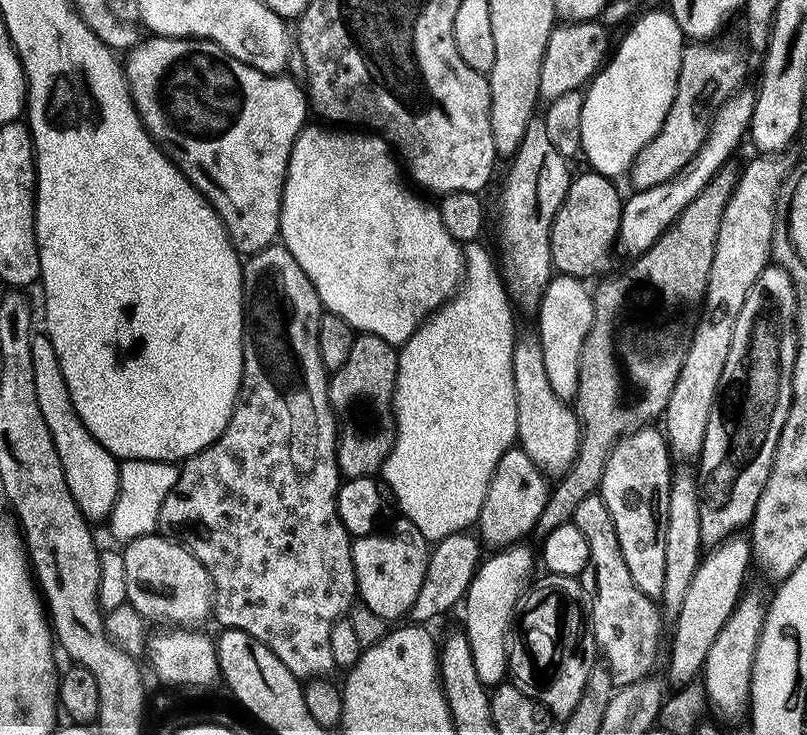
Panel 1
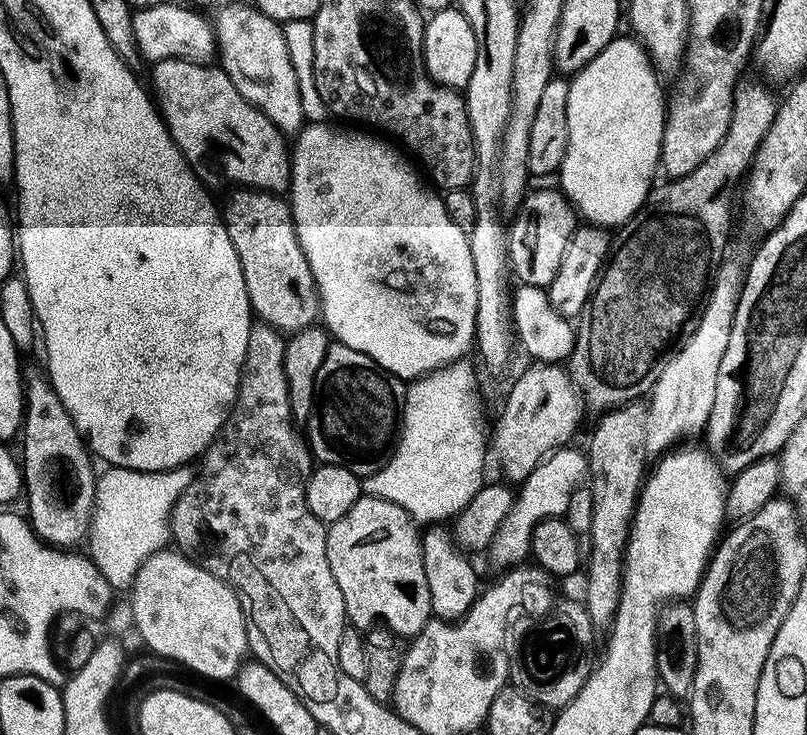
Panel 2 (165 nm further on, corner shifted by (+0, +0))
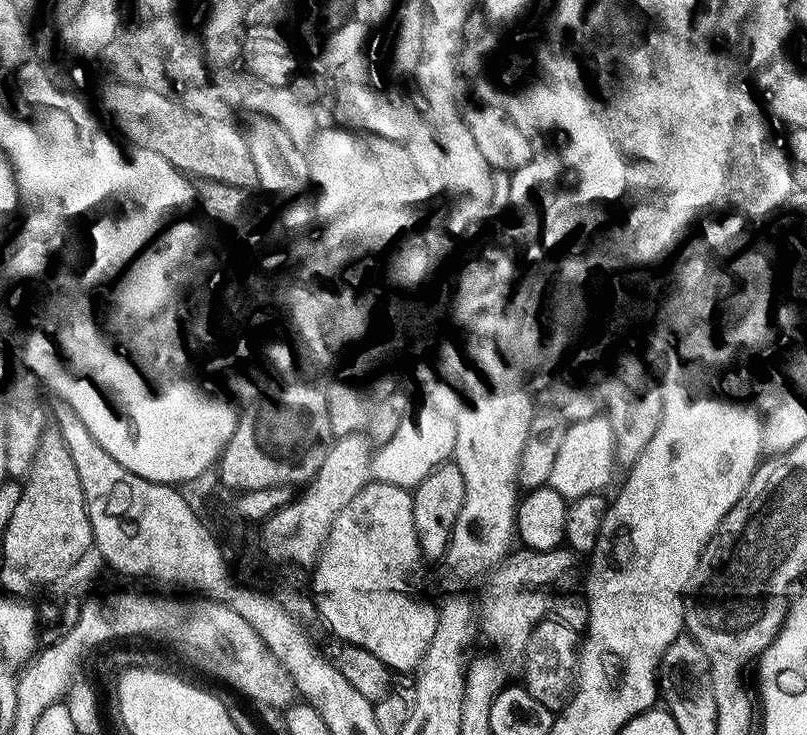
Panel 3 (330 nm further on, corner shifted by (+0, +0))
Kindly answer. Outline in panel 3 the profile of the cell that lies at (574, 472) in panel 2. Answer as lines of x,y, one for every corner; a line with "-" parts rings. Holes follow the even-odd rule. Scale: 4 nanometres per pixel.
606,415
576,420
568,426
566,435
562,438
561,449
558,450
557,459
550,470
548,484
565,500
584,497
590,492
604,490
615,464
614,436

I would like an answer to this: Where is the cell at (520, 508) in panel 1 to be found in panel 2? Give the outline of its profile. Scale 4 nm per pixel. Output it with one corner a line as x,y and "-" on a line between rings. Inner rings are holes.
536,362
531,366
513,382
496,424
496,436
494,432
496,456
504,467
503,479
508,482
523,482
553,452
571,445
586,413
576,383
560,364

